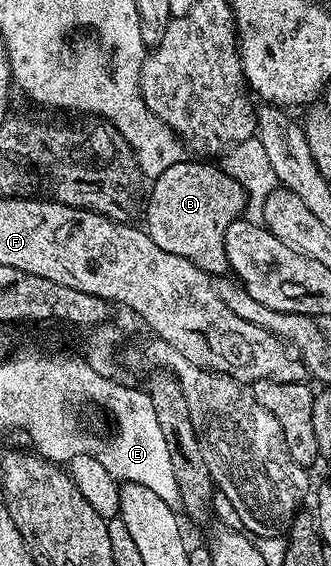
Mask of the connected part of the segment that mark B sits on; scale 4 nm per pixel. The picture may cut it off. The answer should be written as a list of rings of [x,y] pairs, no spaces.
[[[182,158],[182,160],[175,166],[167,166],[167,170],[163,170],[163,174],[159,174],[157,180],[152,181],[151,187],[148,189],[147,200],[149,196],[149,205],[144,205],[143,216],[145,212],[144,227],[147,229],[151,242],[155,242],[155,246],[159,246],[159,250],[167,250],[167,254],[179,254],[179,258],[187,258],[187,262],[195,262],[195,266],[199,266],[199,270],[209,273],[214,278],[221,278],[229,272],[229,263],[227,262],[227,246],[225,239],[227,238],[227,226],[231,226],[231,222],[242,219],[245,210],[245,188],[239,186],[239,182],[235,182],[235,178],[231,178],[231,174],[225,172],[224,167],[213,164],[200,164],[197,160],[189,160],[189,158]]]

